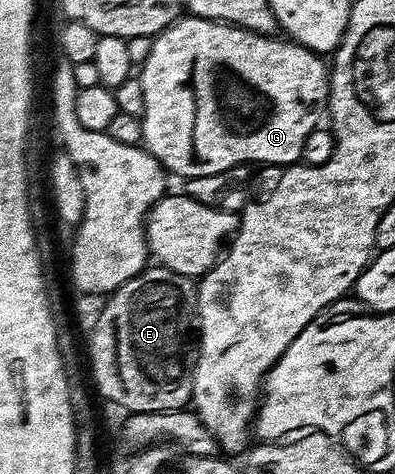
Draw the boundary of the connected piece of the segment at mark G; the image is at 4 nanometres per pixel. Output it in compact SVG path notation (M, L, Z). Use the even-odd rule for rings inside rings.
M182 16L173 23L172 26L168 26L165 30L161 31L160 34L153 38L153 47L151 52L147 56L147 60L140 63L139 66L139 77L143 84L143 108L145 109L144 114L141 115L141 136L143 139L144 149L148 150L162 166L165 167L166 171L170 175L181 174L182 179L194 178L195 176L215 176L219 172L227 172L231 168L236 166L244 166L246 164L254 164L253 162L266 162L269 166L277 166L276 168L284 168L286 166L292 166L302 161L301 153L305 150L305 145L309 142L309 137L313 134L313 129L320 124L321 118L323 122L323 115L326 113L329 105L329 76L331 70L327 65L326 59L322 55L316 54L313 50L308 50L306 46L301 46L298 42L294 42L285 36L274 36L271 34L256 34L250 30L243 29L242 26L234 26L227 22L212 22L206 18L194 18L192 16Z

